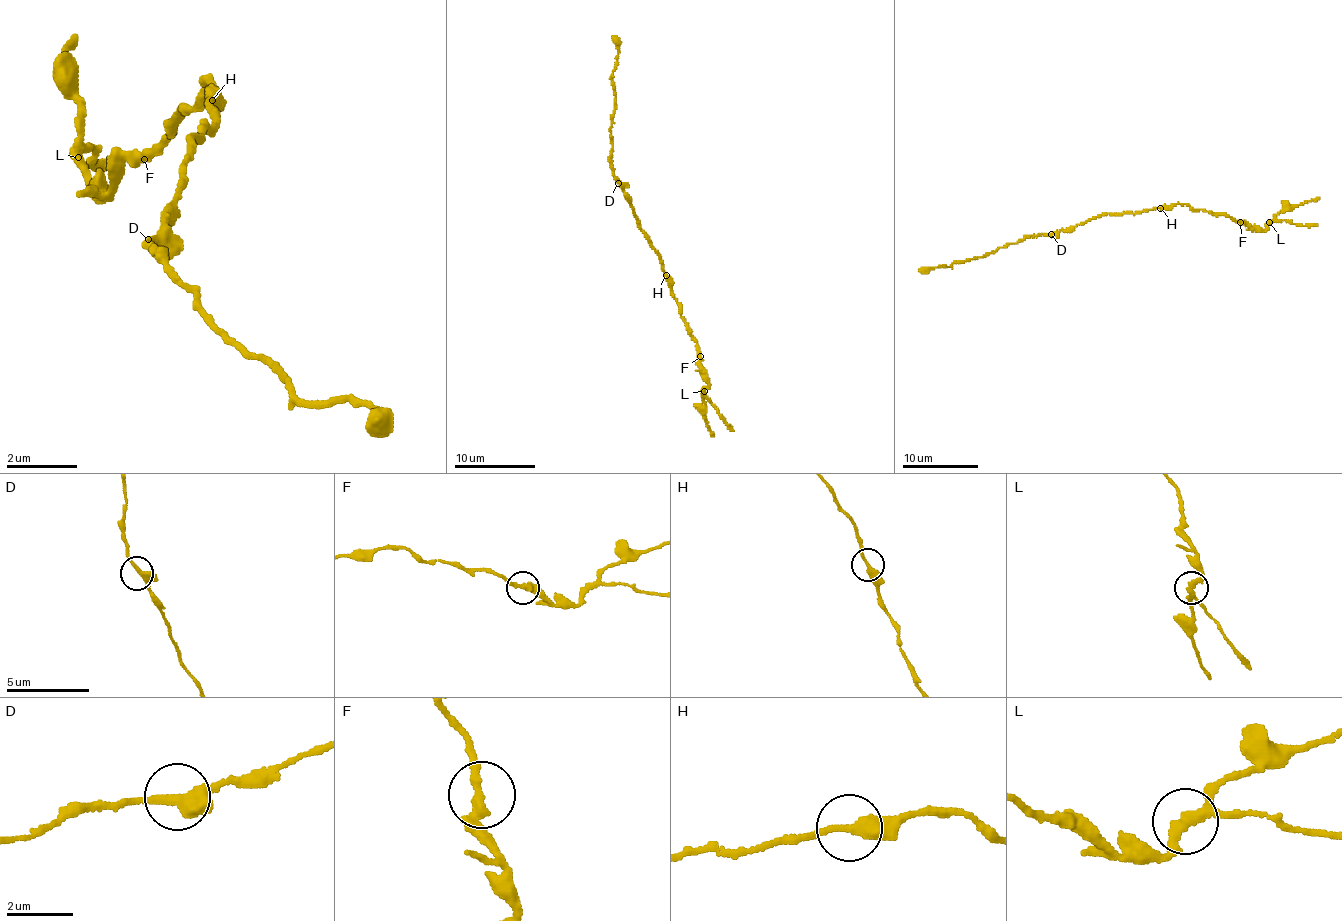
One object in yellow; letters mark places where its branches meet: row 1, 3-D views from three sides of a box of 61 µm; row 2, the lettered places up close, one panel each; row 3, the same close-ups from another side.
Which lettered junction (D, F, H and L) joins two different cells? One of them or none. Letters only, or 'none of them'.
none of them

